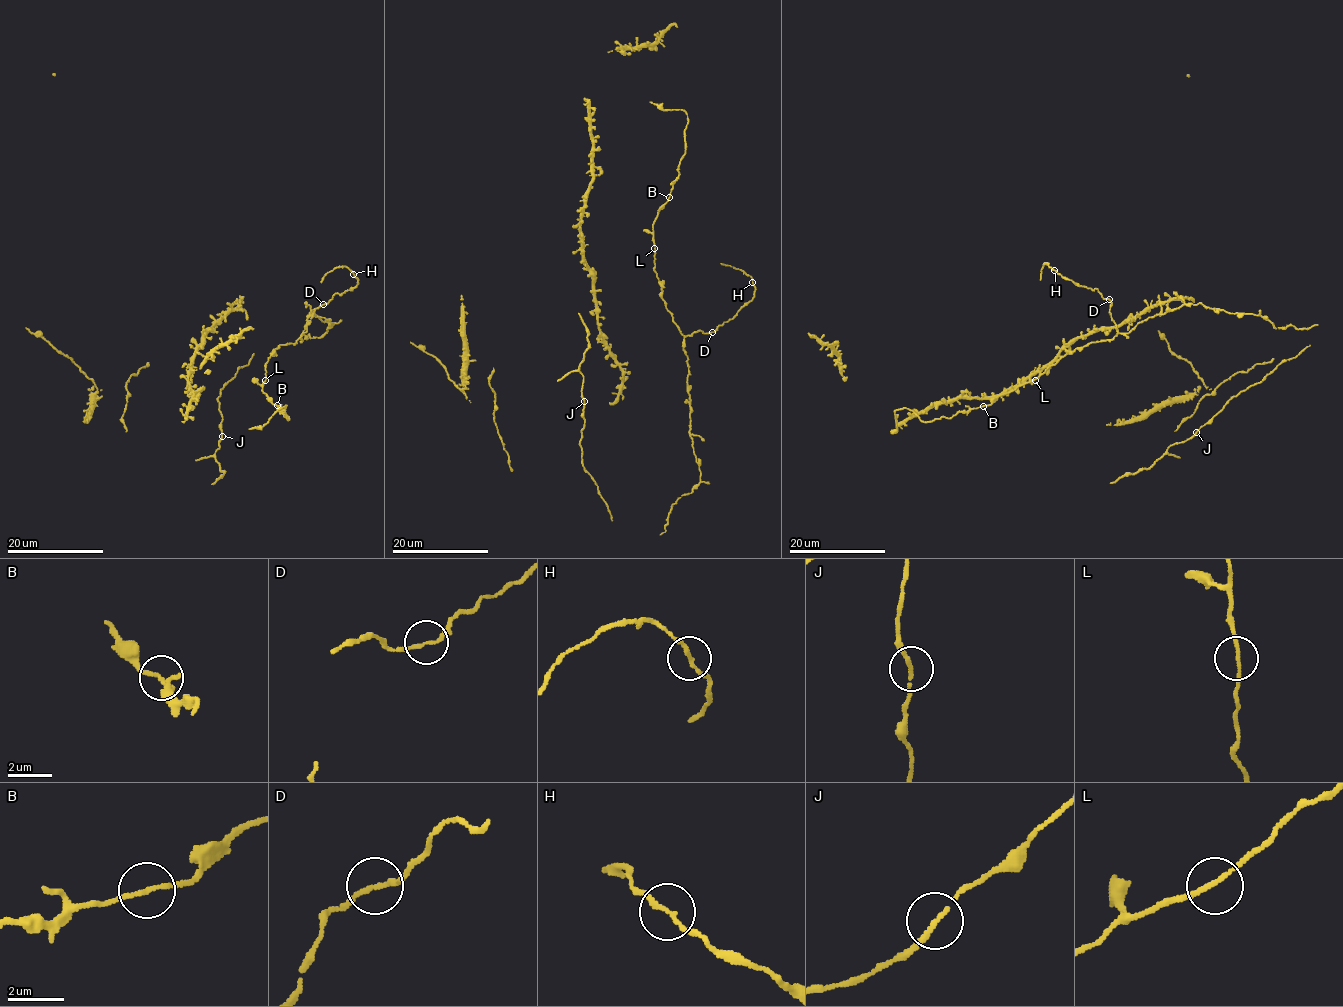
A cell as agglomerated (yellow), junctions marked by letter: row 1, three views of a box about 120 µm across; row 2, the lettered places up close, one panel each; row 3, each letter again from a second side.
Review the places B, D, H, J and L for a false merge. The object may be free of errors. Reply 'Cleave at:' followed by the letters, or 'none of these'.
Cleave at: none of these

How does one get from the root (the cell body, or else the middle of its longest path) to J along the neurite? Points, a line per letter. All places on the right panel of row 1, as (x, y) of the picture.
J: (1310, 345), (1278, 364), (1260, 382), (1234, 395), (1197, 431)

